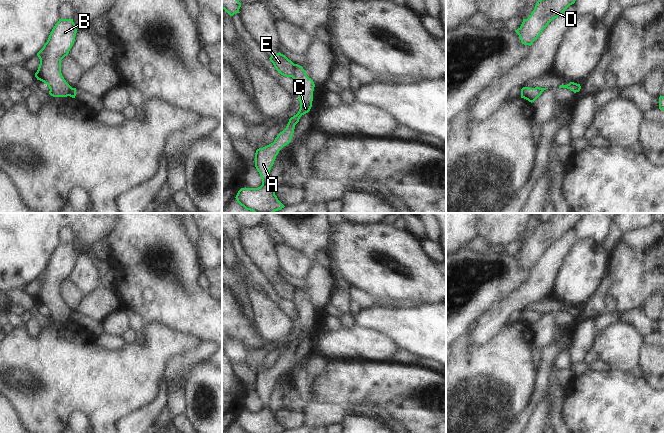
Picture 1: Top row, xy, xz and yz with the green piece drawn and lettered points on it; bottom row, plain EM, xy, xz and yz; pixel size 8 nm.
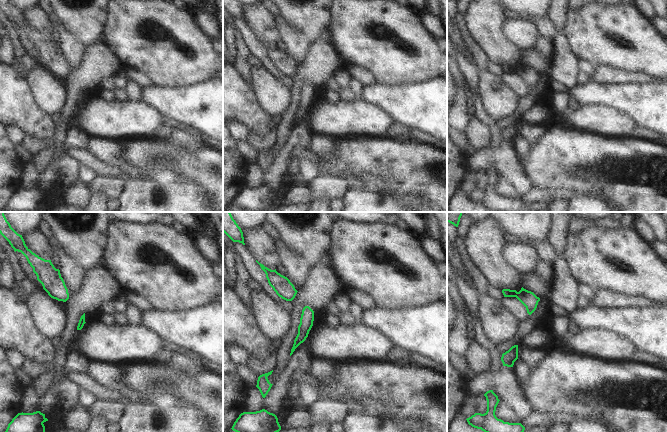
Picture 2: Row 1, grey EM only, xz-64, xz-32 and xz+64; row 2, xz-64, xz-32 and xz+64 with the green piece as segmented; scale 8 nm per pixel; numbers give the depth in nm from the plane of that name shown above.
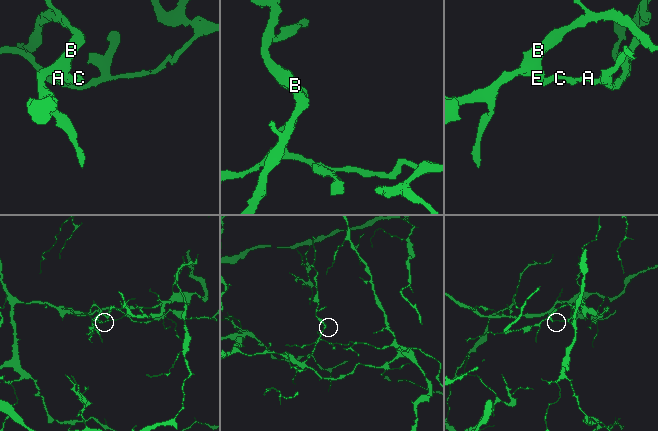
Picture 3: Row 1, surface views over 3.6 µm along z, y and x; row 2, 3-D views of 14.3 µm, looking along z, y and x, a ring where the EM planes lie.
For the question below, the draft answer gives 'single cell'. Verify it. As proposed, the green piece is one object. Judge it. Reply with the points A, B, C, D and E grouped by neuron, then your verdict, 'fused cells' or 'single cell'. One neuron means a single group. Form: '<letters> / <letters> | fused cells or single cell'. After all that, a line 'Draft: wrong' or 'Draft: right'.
A C / B D E | fused cells
Draft: wrong

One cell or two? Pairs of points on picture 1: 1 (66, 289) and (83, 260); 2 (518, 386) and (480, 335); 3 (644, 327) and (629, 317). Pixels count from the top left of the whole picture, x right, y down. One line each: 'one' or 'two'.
1: two
2: two
3: one

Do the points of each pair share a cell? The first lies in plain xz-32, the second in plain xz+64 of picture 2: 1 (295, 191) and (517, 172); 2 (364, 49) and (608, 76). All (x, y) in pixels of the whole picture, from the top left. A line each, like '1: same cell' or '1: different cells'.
1: different cells
2: different cells

